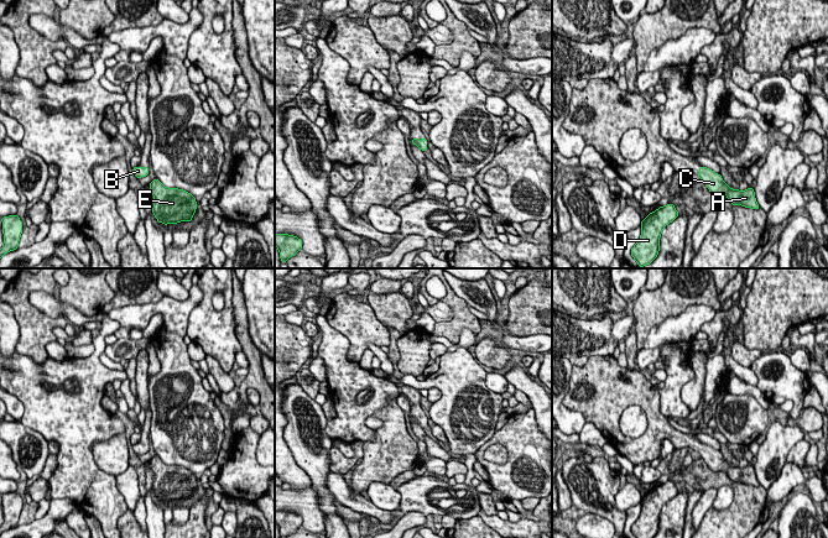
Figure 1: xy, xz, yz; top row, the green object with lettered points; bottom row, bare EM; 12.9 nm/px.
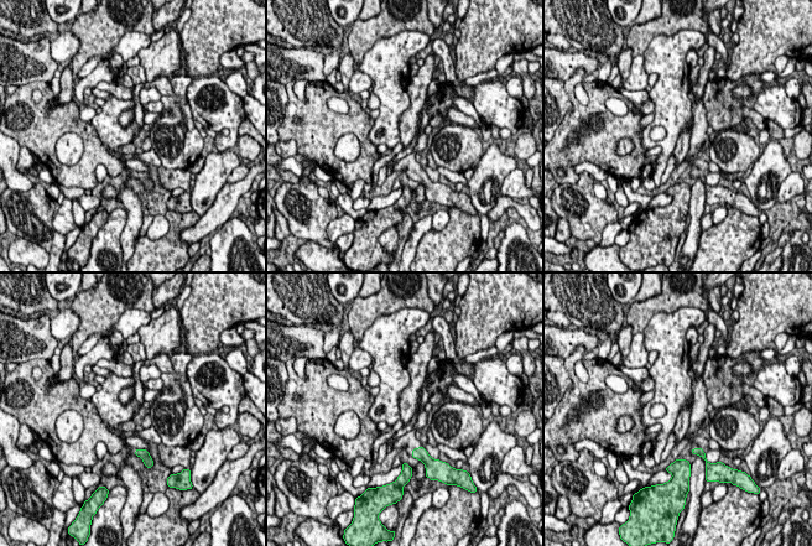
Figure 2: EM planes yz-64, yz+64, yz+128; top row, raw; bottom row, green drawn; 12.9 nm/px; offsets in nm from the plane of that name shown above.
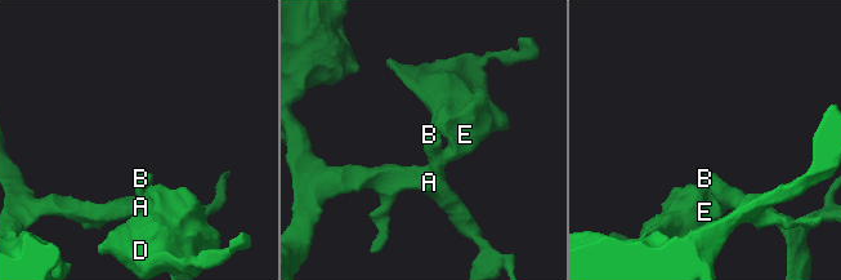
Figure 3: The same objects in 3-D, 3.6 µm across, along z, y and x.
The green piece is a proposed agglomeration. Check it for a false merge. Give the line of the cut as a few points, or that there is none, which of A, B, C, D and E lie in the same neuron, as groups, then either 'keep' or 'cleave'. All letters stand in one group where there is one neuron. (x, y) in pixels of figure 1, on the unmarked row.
no cut; A B C D E; keep

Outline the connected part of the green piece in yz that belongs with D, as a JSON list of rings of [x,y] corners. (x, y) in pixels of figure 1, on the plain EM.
[[[673,480],[660,484],[641,498],[641,513],[631,526],[635,538],[653,538],[660,528],[660,515],[663,505],[678,493]]]

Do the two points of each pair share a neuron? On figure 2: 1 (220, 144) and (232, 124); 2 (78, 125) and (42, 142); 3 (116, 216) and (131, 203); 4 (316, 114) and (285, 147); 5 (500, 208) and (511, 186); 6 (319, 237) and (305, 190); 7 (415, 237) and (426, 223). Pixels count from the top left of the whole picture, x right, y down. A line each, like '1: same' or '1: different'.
1: same
2: same
3: different
4: different
5: different
6: same
7: same

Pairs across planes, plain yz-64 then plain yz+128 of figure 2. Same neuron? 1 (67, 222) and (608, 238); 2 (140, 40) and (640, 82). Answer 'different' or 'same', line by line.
1: same
2: different

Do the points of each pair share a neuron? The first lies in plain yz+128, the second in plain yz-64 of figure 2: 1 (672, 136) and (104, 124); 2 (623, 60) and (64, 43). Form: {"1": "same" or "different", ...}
{"1": "same", "2": "different"}

